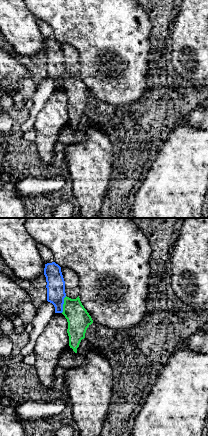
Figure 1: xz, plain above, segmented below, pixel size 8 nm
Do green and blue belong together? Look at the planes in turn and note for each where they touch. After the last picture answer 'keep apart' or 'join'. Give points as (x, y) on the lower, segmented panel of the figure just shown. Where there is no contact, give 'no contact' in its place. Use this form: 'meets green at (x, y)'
meets green at (63, 304)

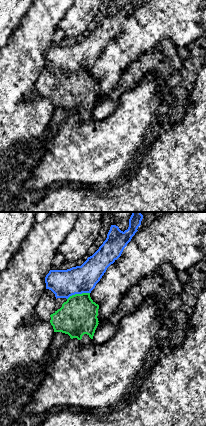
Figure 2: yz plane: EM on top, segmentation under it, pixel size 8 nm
meets green at (78, 294)

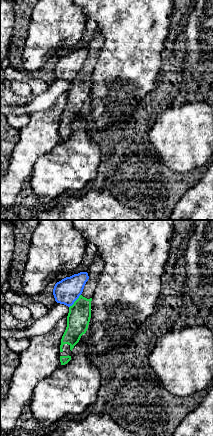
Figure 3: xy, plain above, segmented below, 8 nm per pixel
meets green at (75, 301)

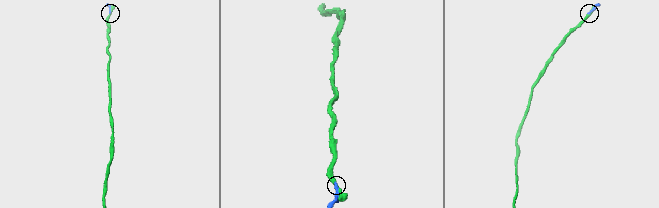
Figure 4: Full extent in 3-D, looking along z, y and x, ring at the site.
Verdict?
keep apart

